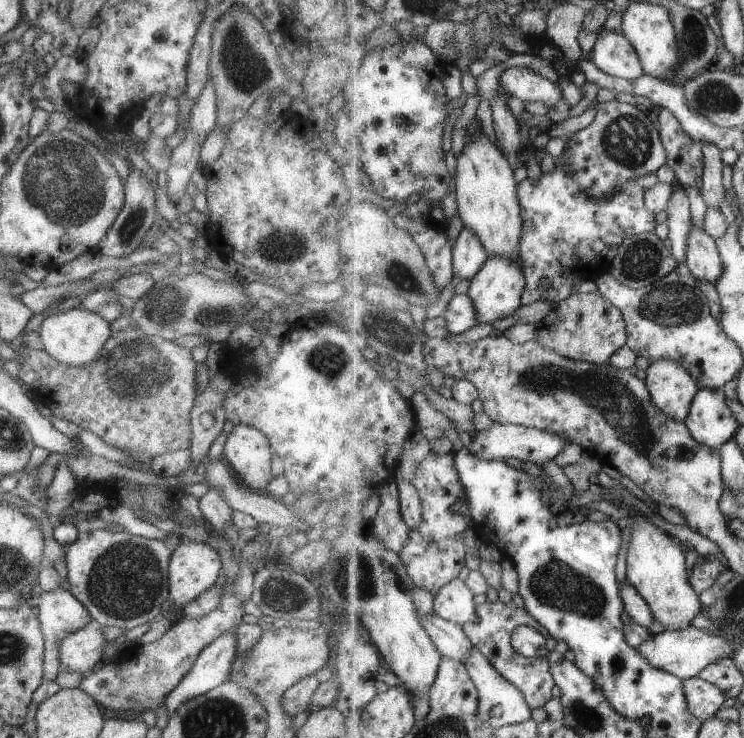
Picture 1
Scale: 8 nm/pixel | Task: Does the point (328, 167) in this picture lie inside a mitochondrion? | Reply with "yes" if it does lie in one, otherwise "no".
no

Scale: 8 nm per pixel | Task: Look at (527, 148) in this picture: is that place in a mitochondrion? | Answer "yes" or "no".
no

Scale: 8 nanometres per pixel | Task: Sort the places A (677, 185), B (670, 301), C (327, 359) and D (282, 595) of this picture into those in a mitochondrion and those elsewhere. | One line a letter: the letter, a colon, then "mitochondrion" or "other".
A: other
B: mitochondrion
C: mitochondrion
D: mitochondrion

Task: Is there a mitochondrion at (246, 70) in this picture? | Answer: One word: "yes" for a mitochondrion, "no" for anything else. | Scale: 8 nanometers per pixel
yes

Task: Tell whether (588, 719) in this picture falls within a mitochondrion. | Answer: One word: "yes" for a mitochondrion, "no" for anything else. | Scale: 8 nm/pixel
yes

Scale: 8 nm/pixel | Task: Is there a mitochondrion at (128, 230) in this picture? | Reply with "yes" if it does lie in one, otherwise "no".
yes

